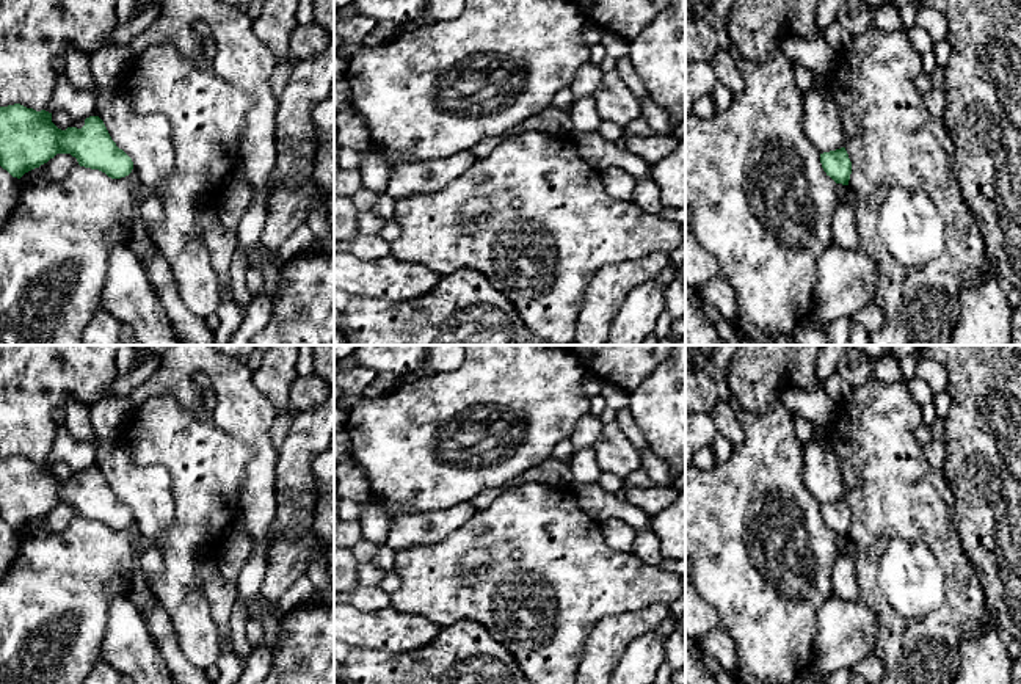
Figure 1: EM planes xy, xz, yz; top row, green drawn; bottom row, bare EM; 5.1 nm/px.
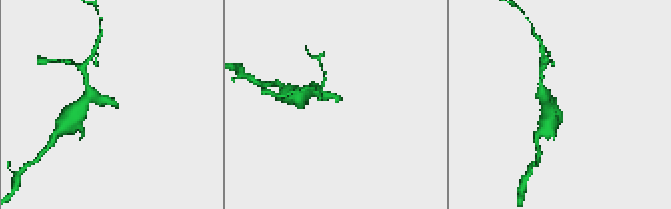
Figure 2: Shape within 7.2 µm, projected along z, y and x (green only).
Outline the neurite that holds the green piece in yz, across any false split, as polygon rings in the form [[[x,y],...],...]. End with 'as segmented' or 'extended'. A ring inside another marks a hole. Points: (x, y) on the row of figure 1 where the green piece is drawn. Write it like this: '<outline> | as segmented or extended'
[[[845,147],[820,154],[820,163],[827,176],[836,184],[848,185],[852,162]]] | as segmented

